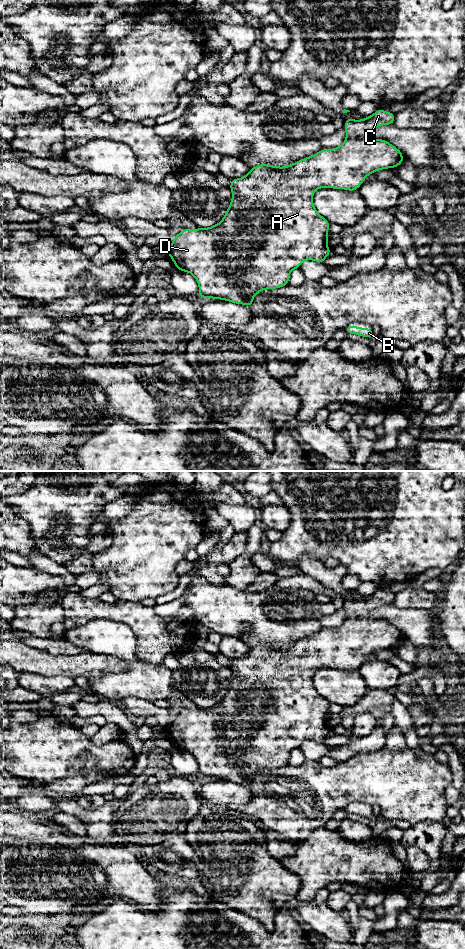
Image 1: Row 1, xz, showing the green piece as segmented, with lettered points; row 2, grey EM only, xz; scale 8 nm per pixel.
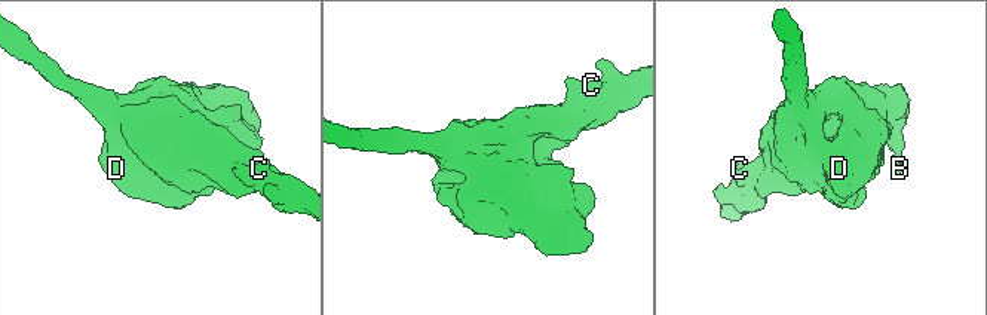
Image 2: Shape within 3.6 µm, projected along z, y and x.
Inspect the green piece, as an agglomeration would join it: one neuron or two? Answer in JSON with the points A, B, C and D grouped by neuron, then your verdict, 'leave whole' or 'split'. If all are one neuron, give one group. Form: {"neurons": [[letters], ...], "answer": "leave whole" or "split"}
{"neurons": [["A", "B", "C", "D"]], "answer": "leave whole"}

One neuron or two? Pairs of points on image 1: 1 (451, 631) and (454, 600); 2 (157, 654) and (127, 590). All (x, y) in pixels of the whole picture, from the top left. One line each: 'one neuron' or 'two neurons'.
1: one neuron
2: two neurons

